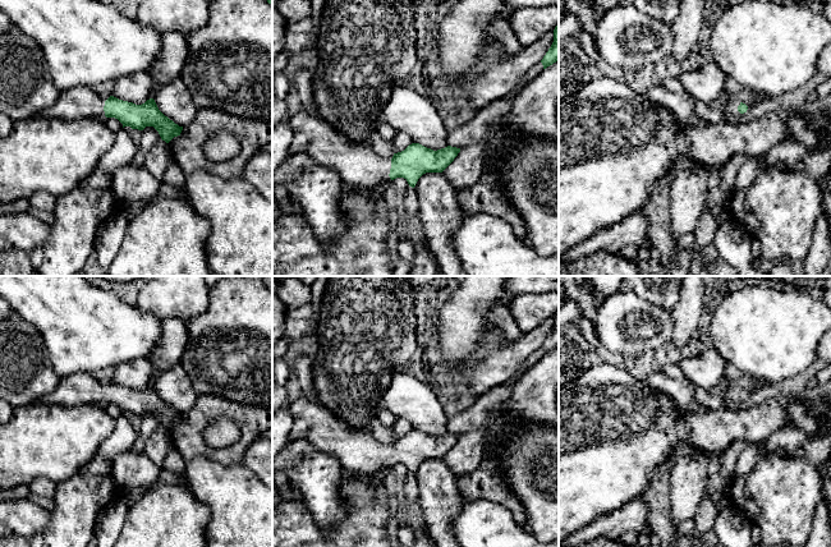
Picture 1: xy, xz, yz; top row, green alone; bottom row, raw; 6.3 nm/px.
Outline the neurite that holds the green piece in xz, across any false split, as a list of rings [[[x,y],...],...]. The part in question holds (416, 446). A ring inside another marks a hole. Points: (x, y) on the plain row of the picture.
[[[299,397],[288,409],[294,420],[289,437],[306,438],[317,450],[335,455],[346,472],[373,474],[404,464],[414,474],[423,460],[442,459],[460,438],[451,432],[433,437],[412,429],[385,446],[373,437],[369,427],[353,428],[311,399]]]

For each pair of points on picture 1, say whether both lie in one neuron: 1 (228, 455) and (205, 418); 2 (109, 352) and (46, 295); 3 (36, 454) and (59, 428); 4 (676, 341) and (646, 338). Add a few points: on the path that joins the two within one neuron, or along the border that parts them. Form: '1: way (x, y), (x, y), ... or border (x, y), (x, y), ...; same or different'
1: way (215, 454), (211, 454), (198, 441), (198, 431); same
2: way (93, 336), (62, 304); same
3: way (40, 447), (53, 435); same
4: border (671, 312), (671, 340), (669, 343); different

